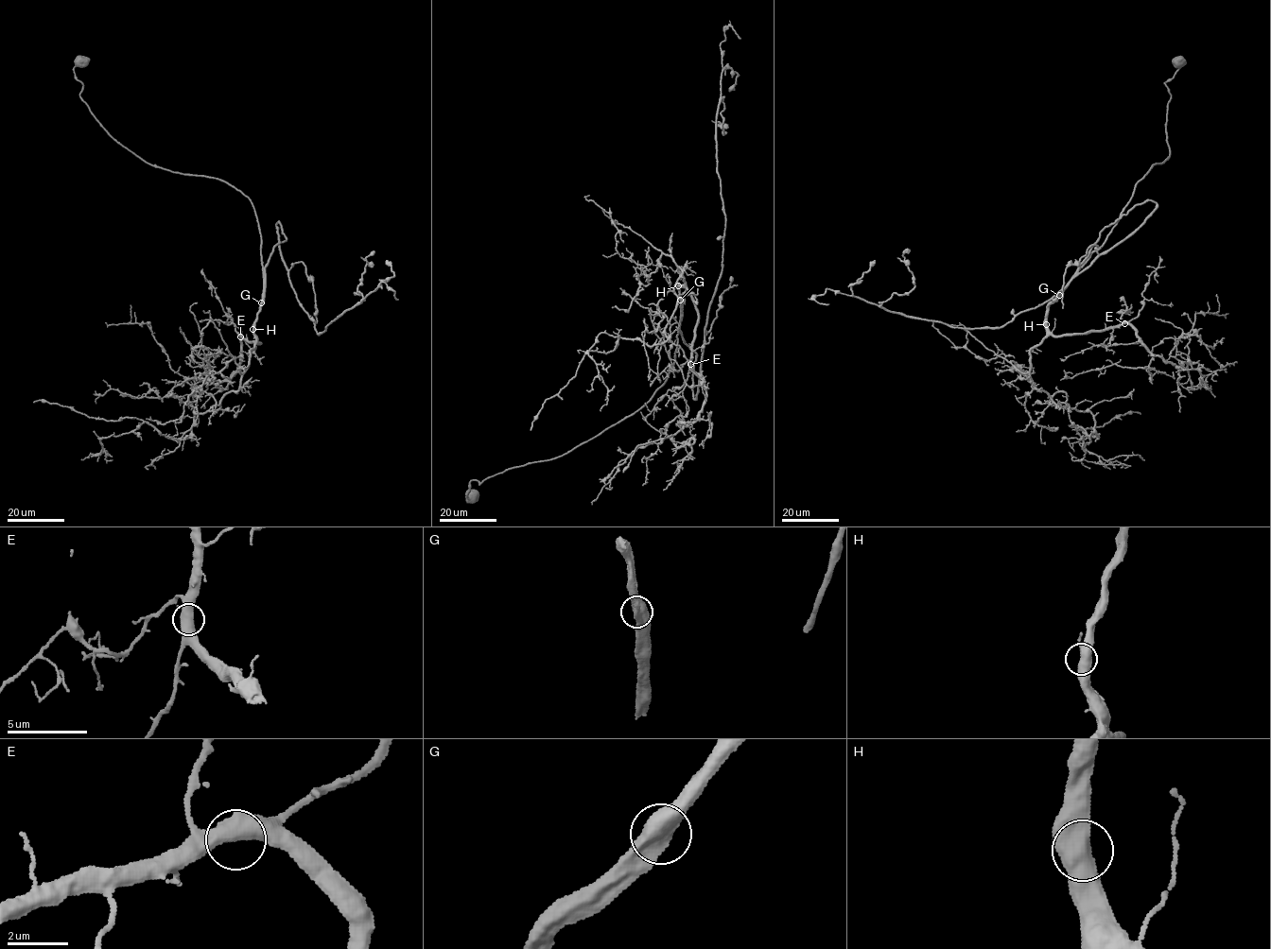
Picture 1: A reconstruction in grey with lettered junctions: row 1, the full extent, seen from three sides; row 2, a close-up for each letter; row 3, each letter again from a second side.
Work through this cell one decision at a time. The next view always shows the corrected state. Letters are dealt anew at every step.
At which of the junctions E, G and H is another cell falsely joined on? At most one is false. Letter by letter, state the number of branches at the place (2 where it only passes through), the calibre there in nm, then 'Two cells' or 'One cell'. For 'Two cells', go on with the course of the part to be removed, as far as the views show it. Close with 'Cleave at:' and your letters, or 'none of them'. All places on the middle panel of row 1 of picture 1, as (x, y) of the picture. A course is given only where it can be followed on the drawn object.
E: Branches: 2. Thickness 550 nm. One cell
G: Branches: 2. Thickness 600 nm. One cell
H: Branches: 2. Thickness 550 nm. One cell
Cleave at: none of them

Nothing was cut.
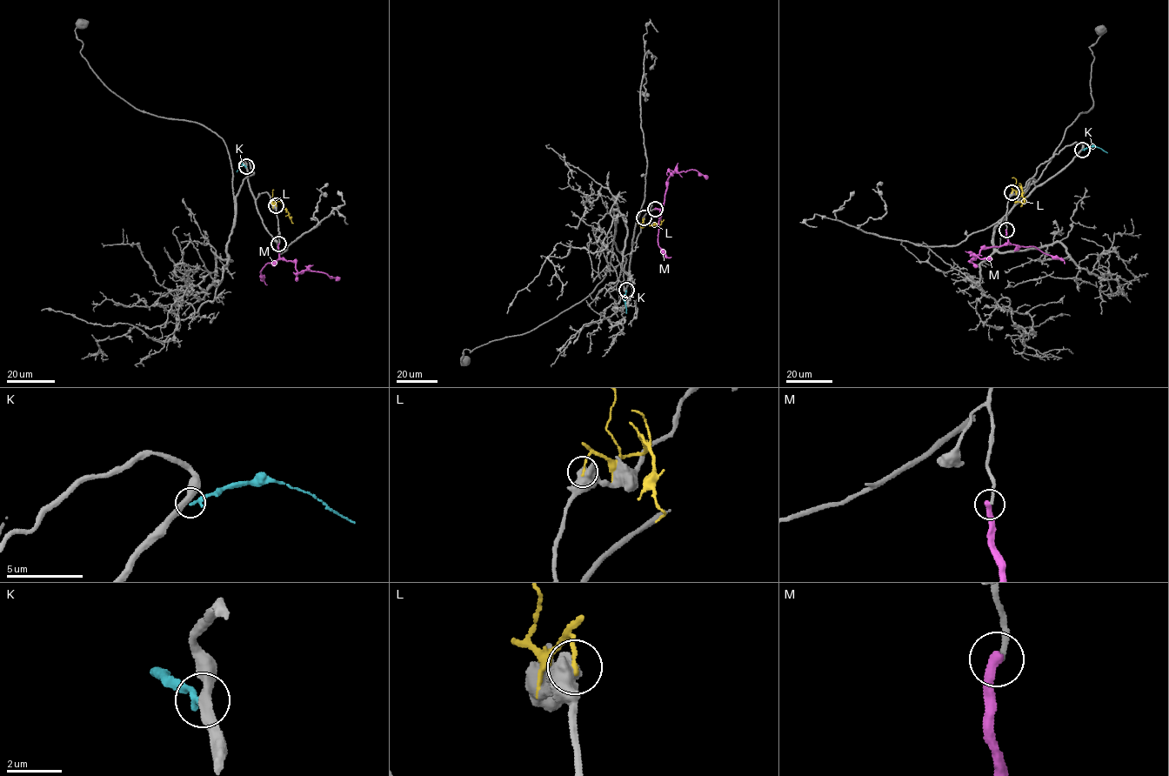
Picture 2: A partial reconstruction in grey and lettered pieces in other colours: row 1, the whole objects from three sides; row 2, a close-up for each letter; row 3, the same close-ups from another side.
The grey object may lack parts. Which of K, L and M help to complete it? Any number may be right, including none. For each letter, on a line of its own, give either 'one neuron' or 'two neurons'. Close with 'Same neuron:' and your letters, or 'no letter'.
K: two neurons
L: two neurons
M: two neurons
Same neuron: no letter

